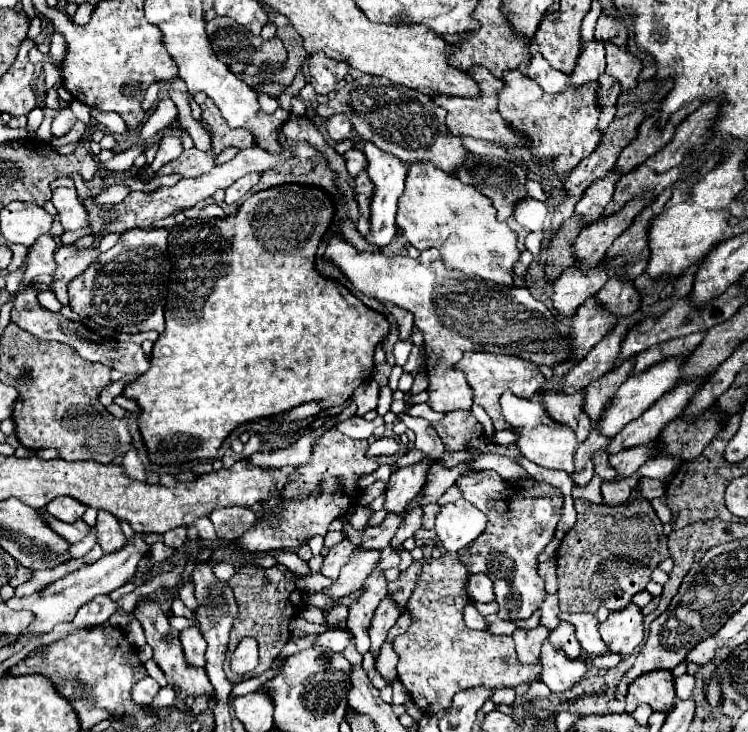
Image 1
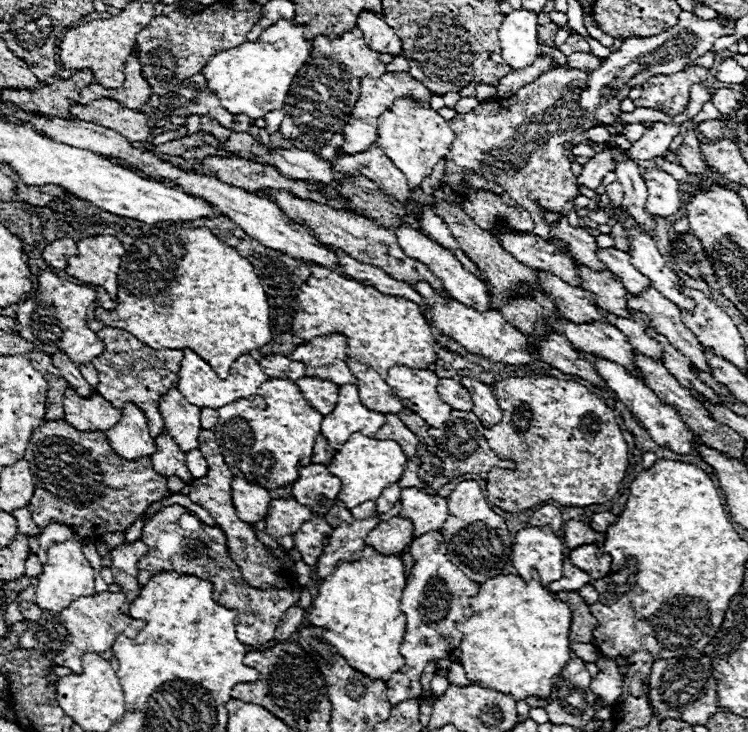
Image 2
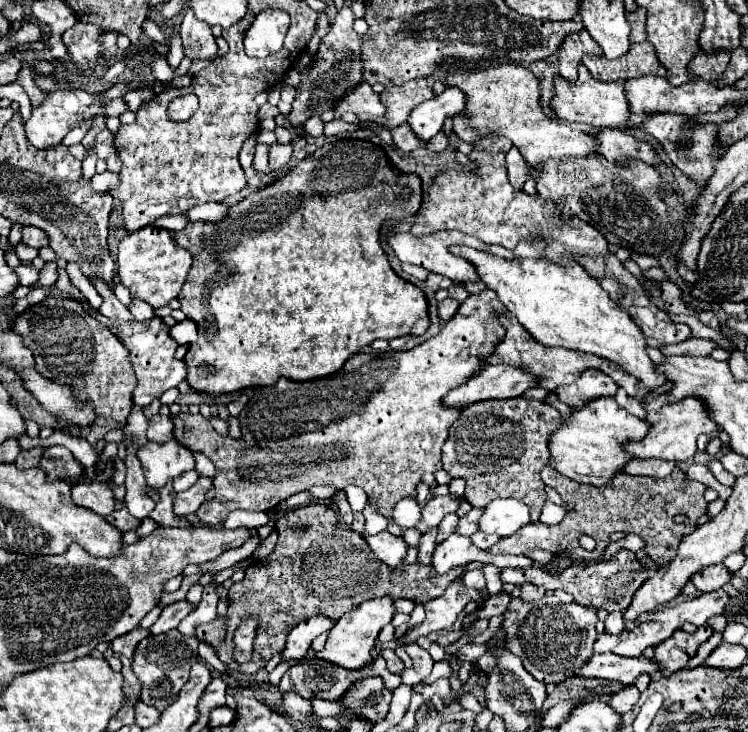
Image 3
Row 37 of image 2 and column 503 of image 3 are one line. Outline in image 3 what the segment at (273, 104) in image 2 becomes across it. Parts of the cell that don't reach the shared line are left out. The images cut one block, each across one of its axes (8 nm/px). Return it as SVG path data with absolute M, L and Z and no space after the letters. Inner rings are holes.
M524 240L522 244L516 246L516 260L508 262L504 258L492 256L492 254L482 254L470 246L452 246L450 252L470 260L480 274L480 280L498 294L500 302L508 308L508 312L512 316L518 318L518 322L534 336L534 340L538 340L544 346L560 346L560 348L568 348L568 350L576 350L576 352L586 352L586 354L596 354L600 358L606 358L610 362L616 362L618 366L622 366L630 376L638 378L642 386L646 386L648 390L656 390L666 382L666 376L662 376L662 372L658 372L656 364L650 360L648 352L646 352L646 338L642 334L642 328L638 328L638 324L634 324L634 318L618 308L610 296L606 296L606 292L602 290L602 286L586 274L586 270L578 264L554 264L548 262L544 258L544 246L540 242L530 244L530 240Z

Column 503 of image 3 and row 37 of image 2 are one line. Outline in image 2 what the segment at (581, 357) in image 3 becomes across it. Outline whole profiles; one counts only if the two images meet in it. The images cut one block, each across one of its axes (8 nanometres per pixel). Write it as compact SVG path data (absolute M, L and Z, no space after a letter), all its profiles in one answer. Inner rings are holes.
M358 28L354 32L344 32L336 40L328 40L326 36L316 36L310 40L312 54L308 64L300 68L292 88L288 90L288 104L284 104L284 120L280 124L280 134L288 140L296 140L300 134L308 134L314 140L330 140L330 136L342 132L350 110L354 108L360 96L360 80L364 76L382 76L386 72L386 64L378 60L376 50L368 48L364 36ZM350 100L350 102L342 102Z

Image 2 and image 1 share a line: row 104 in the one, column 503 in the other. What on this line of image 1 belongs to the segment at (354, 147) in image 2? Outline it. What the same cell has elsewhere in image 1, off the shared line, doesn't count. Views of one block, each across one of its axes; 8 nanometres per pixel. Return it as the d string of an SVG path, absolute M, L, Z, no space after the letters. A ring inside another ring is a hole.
M466 352L462 360L456 364L456 368L466 374L468 384L474 390L474 402L480 404L488 412L496 430L504 428L504 422L500 418L500 402L498 402L504 390L512 390L520 398L534 400L540 396L542 384L546 384L546 378L540 374L538 366L518 356L502 356L502 354L492 354L492 352Z

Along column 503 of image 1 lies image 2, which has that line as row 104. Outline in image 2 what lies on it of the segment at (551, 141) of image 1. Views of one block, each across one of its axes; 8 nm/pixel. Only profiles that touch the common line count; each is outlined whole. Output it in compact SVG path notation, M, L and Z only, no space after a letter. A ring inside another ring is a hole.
M108 98L94 100L88 106L74 104L70 108L70 116L78 120L92 120L92 124L112 128L114 132L120 132L120 136L132 142L146 142L146 138L150 136L148 120L142 112L120 108L114 100Z

